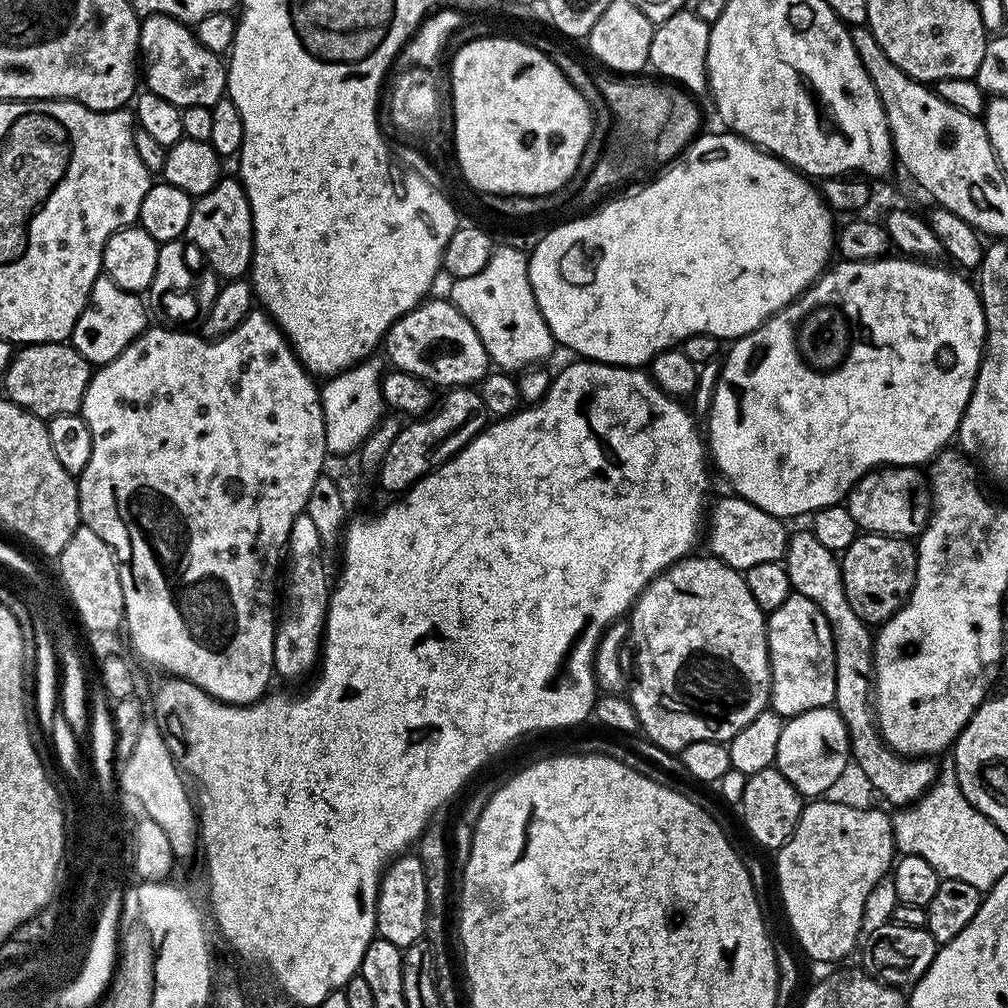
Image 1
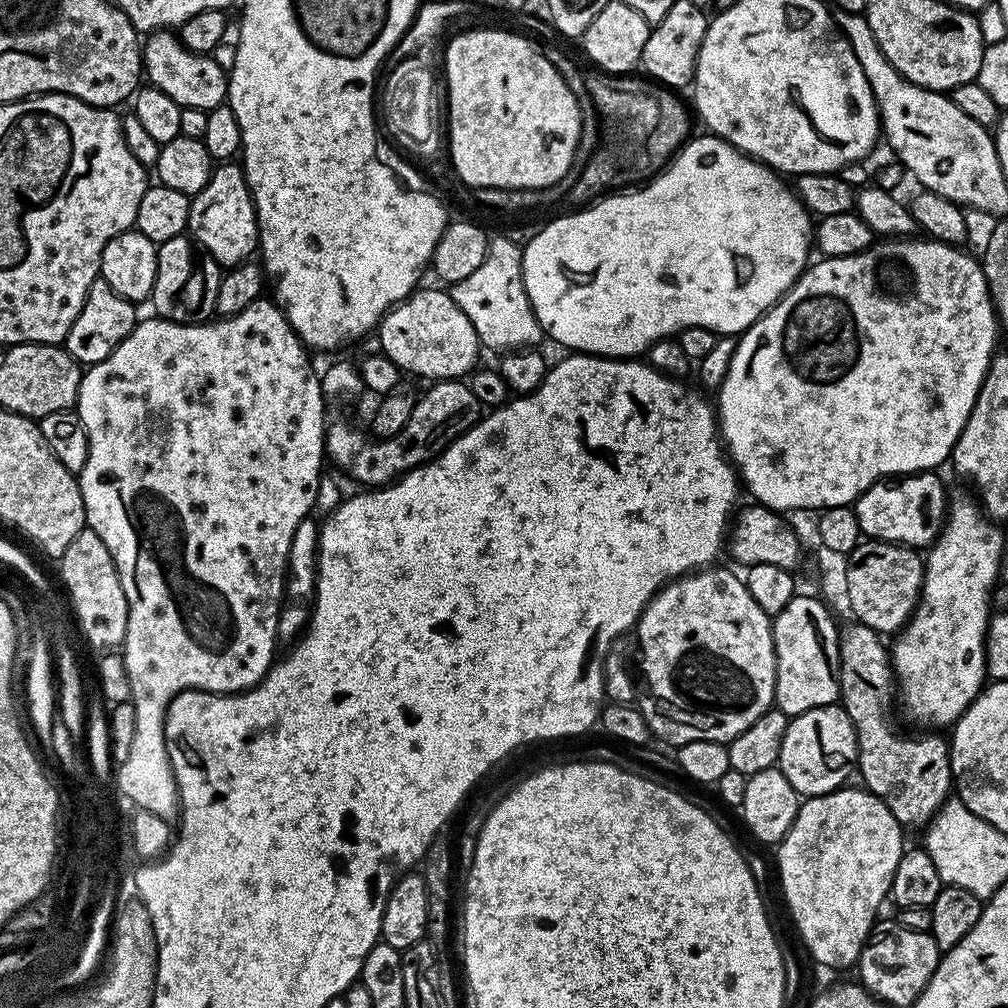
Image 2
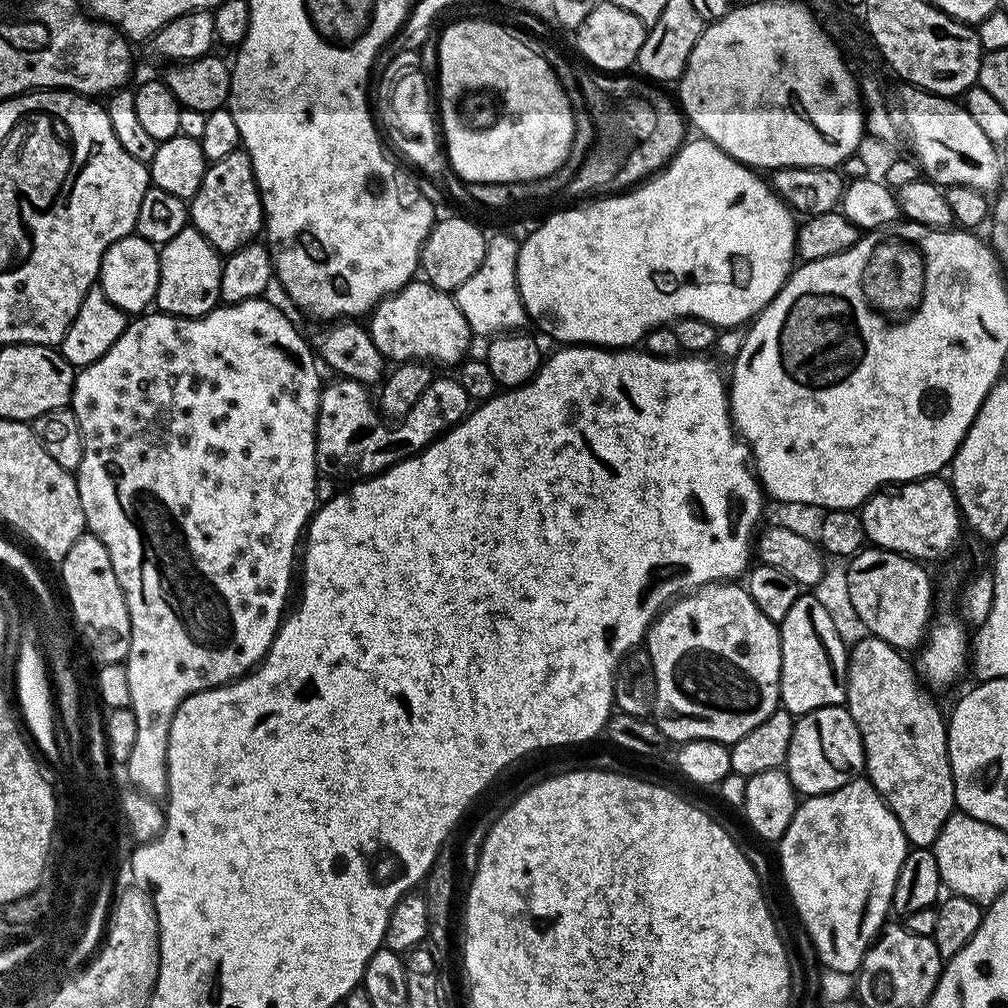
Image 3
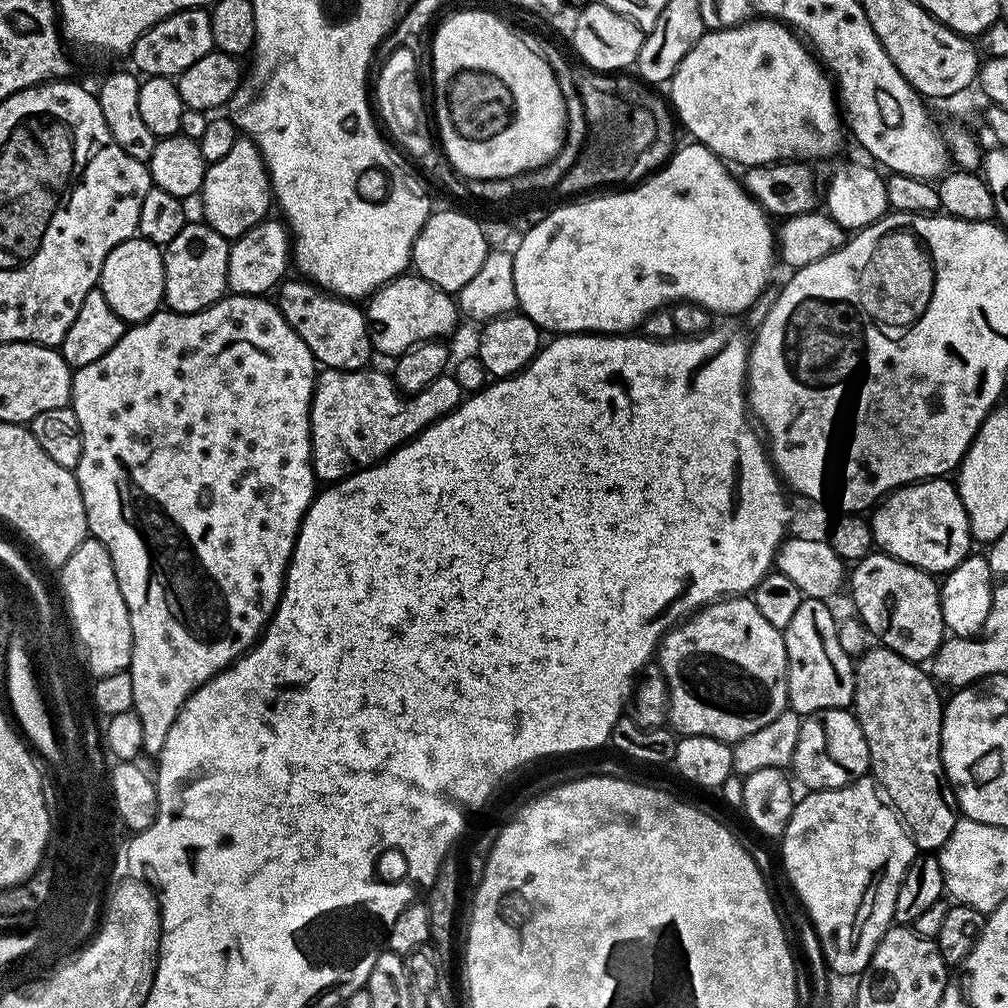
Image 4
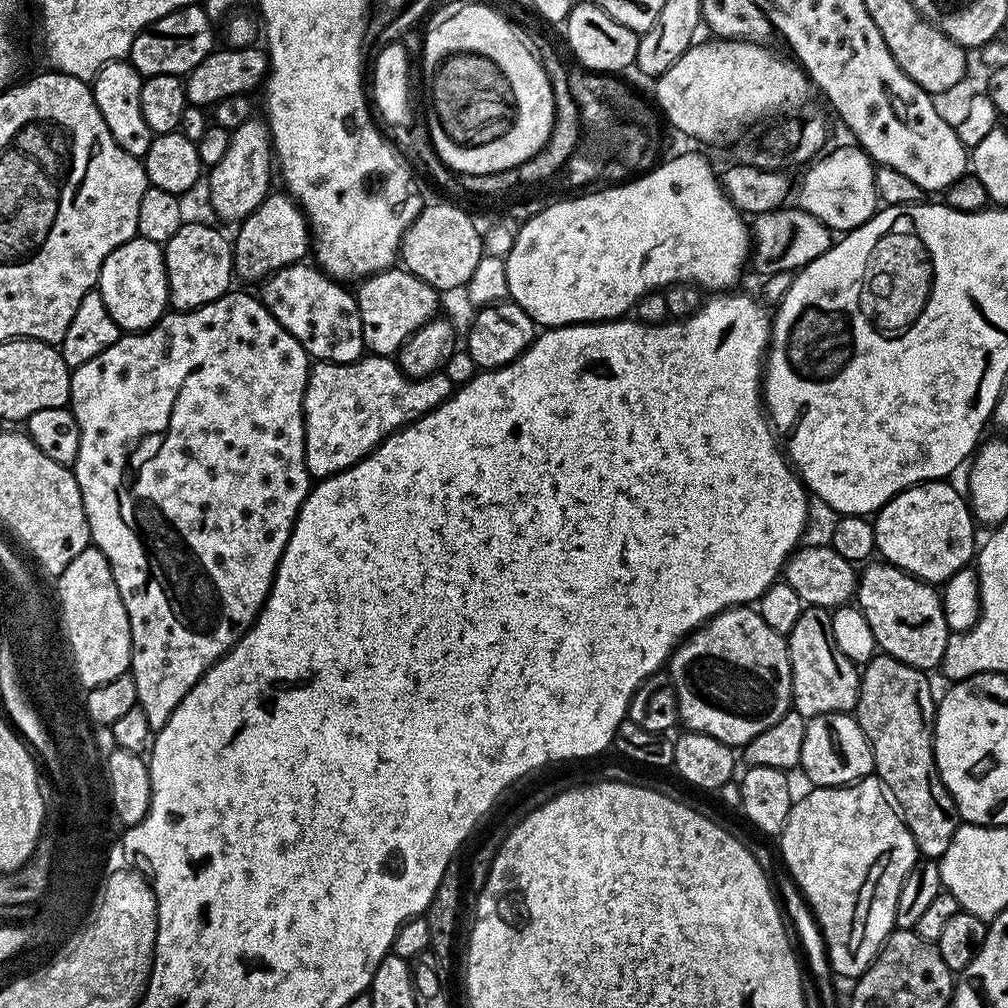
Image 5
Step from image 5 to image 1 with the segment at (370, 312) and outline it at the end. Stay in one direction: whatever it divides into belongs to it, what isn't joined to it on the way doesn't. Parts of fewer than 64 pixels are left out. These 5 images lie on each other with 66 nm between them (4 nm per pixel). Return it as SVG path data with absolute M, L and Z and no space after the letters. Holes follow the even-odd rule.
M425 299L417 308L398 318L398 322L394 322L384 335L382 348L391 367L427 380L433 386L441 384L444 390L479 385L480 379L490 370L482 338L478 338L474 326L466 322L464 315L452 305L451 299L432 299Z

